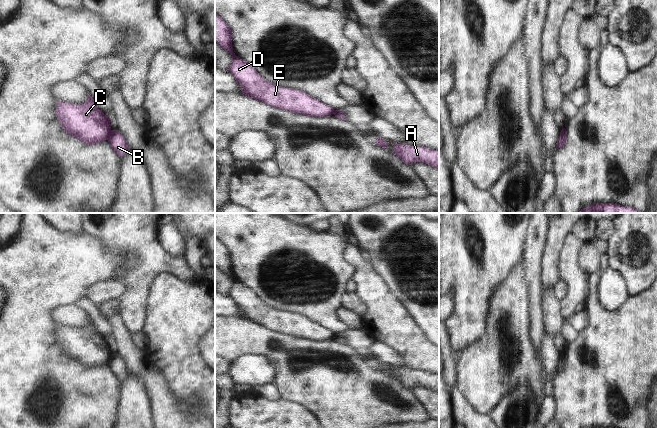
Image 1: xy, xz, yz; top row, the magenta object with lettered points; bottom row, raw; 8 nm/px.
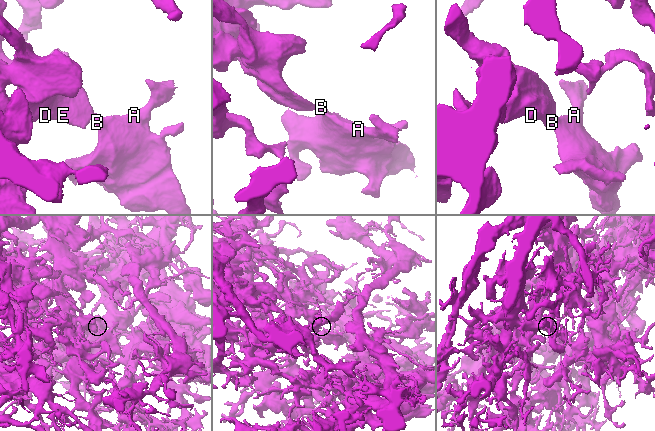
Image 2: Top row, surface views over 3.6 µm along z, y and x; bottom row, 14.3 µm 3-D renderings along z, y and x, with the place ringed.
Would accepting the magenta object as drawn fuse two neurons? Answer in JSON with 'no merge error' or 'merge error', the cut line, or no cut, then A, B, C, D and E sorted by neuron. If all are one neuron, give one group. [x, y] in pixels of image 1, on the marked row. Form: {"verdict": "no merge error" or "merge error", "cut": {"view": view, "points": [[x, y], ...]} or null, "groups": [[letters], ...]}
{"verdict": "merge error", "cut": {"view": "xy", "points": [[111, 130], [107, 139]]}, "groups": [["A", "B"], ["C", "D", "E"]]}

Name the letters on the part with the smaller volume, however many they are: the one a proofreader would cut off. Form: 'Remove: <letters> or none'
Remove: A, B

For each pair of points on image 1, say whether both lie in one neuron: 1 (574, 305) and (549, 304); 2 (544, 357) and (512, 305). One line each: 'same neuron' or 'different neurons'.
1: different neurons
2: same neuron

